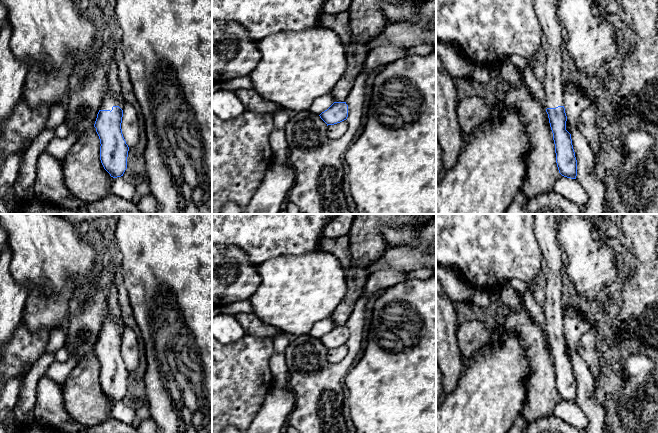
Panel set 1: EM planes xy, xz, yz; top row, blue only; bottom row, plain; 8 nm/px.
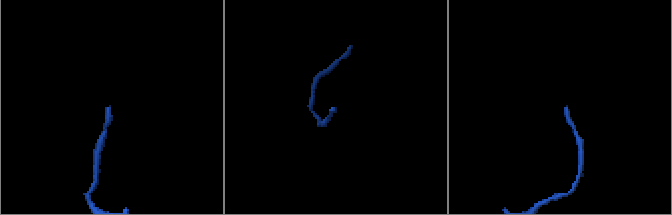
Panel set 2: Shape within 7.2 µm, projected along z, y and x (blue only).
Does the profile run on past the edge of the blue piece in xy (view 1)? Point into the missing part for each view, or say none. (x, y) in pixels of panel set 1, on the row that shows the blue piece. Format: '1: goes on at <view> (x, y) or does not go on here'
1: goes on at xy (109, 100)

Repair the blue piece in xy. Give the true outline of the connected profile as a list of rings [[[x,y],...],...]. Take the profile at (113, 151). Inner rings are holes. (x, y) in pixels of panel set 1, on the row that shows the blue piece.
[[[108,89],[104,93],[103,101],[94,124],[96,132],[100,139],[100,160],[104,169],[111,177],[117,178],[123,176],[127,169],[127,157],[129,147],[122,134],[121,123],[123,110],[119,107],[118,98]]]

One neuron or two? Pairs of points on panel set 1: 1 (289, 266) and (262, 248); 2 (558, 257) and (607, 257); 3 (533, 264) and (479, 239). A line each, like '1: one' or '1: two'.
1: two
2: two
3: one

